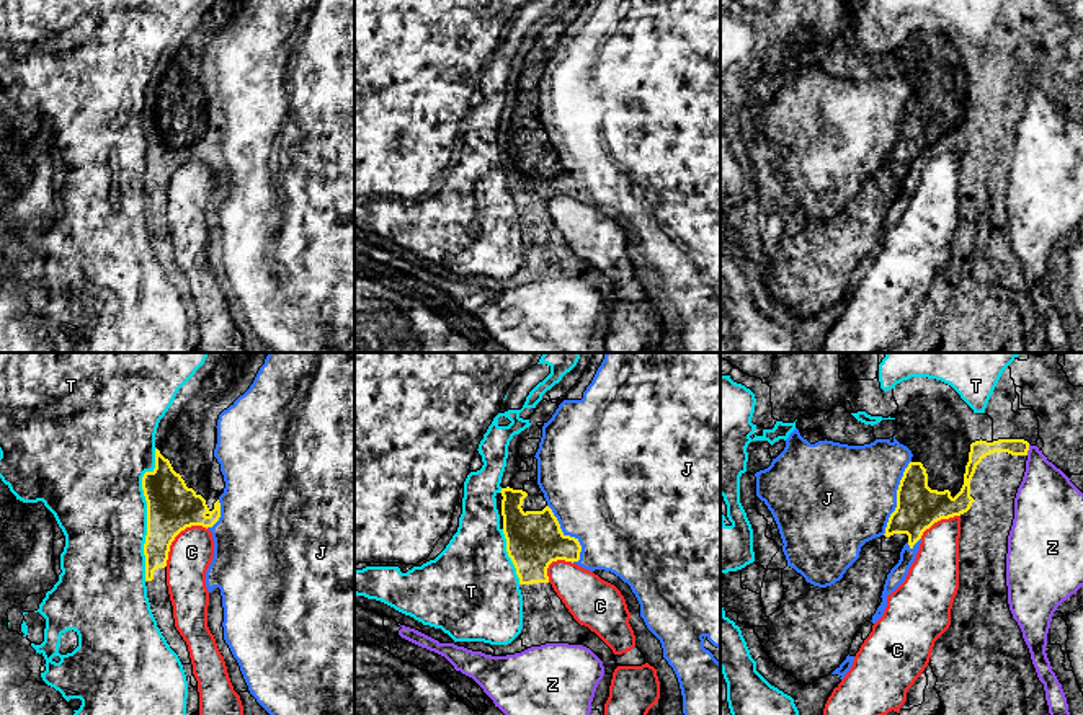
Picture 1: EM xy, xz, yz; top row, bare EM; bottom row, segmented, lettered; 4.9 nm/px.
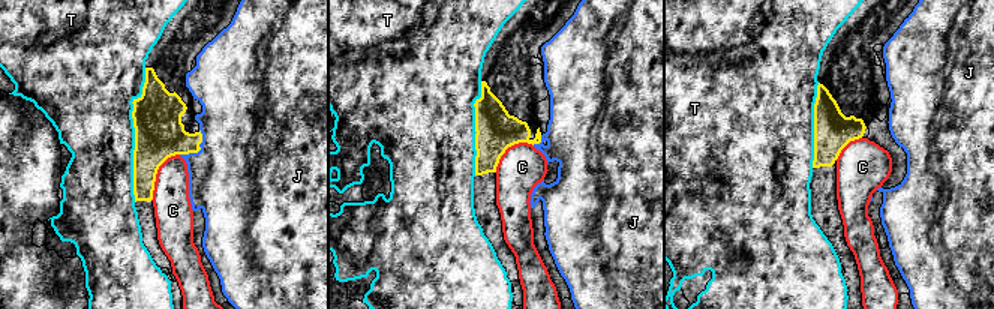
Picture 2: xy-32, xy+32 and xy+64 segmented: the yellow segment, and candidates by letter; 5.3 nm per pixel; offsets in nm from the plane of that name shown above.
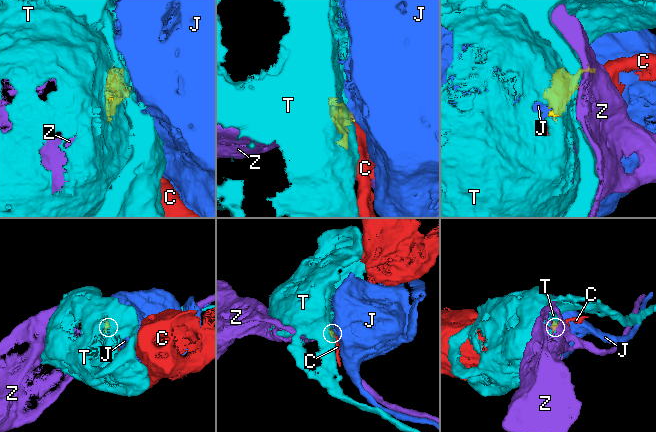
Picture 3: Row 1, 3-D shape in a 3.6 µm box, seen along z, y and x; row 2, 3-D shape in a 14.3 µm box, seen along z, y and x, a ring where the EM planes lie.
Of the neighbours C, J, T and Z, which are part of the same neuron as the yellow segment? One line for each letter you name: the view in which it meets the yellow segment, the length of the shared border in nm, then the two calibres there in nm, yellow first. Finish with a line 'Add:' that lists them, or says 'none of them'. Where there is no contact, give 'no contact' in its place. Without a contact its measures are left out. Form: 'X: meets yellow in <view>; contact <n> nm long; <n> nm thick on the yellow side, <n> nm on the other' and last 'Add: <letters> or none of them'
Add: none of them

